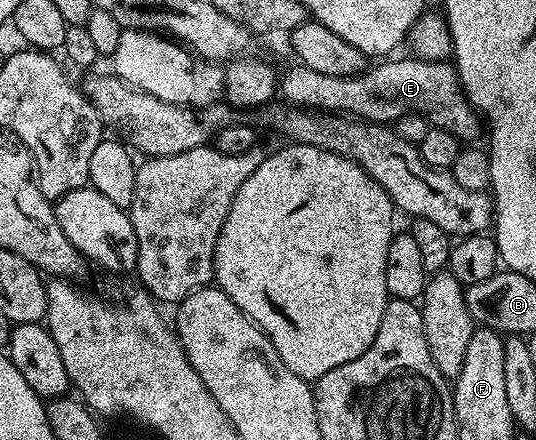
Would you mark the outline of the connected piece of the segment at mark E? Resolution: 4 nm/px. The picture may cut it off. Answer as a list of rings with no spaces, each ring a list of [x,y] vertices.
[[[405,55],[395,59],[384,59],[373,67],[365,68],[363,73],[354,77],[335,77],[334,75],[318,75],[318,71],[310,71],[310,67],[299,63],[292,63],[278,81],[278,93],[289,106],[315,109],[325,113],[347,115],[361,121],[375,121],[377,123],[394,123],[407,113],[420,113],[428,120],[429,126],[450,131],[450,135],[459,137],[461,142],[472,143],[476,136],[482,133],[482,117],[472,108],[468,97],[462,91],[460,80],[456,74],[455,64],[447,60],[422,61],[418,57]]]

